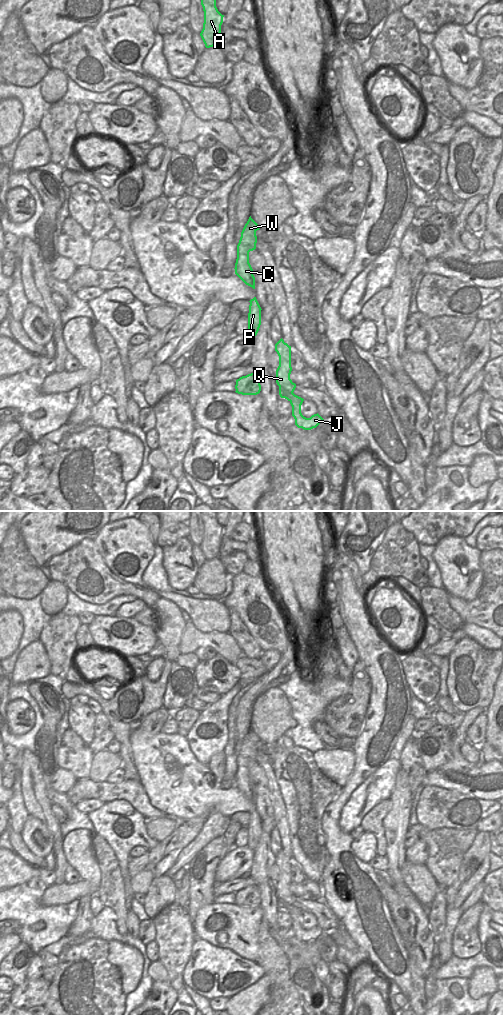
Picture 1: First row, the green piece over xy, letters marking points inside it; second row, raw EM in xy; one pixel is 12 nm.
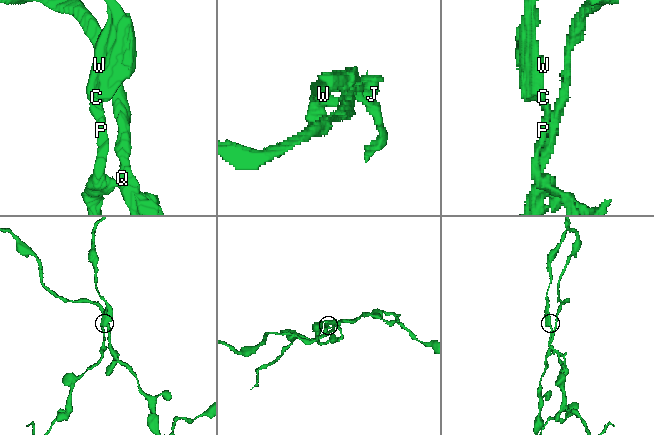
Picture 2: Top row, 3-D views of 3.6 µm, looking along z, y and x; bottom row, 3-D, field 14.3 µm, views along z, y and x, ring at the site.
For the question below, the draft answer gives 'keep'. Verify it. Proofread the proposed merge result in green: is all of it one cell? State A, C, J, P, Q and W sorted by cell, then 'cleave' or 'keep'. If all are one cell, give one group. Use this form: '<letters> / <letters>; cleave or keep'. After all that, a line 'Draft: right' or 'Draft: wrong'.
A C P W / J Q; cleave
Draft: wrong

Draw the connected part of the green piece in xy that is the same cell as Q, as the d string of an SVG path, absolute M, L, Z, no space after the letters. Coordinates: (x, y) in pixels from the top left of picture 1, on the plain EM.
M281 850L275 856L275 863L279 868L279 878L276 882L276 895L282 902L293 905L296 896L290 891L291 879L291 858Z

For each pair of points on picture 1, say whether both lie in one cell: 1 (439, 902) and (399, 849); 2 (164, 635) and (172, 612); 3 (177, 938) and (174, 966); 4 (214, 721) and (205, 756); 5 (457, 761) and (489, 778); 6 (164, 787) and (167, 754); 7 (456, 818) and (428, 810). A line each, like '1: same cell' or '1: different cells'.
1: different cells
2: same cell
3: same cell
4: same cell
5: same cell
6: same cell
7: same cell

